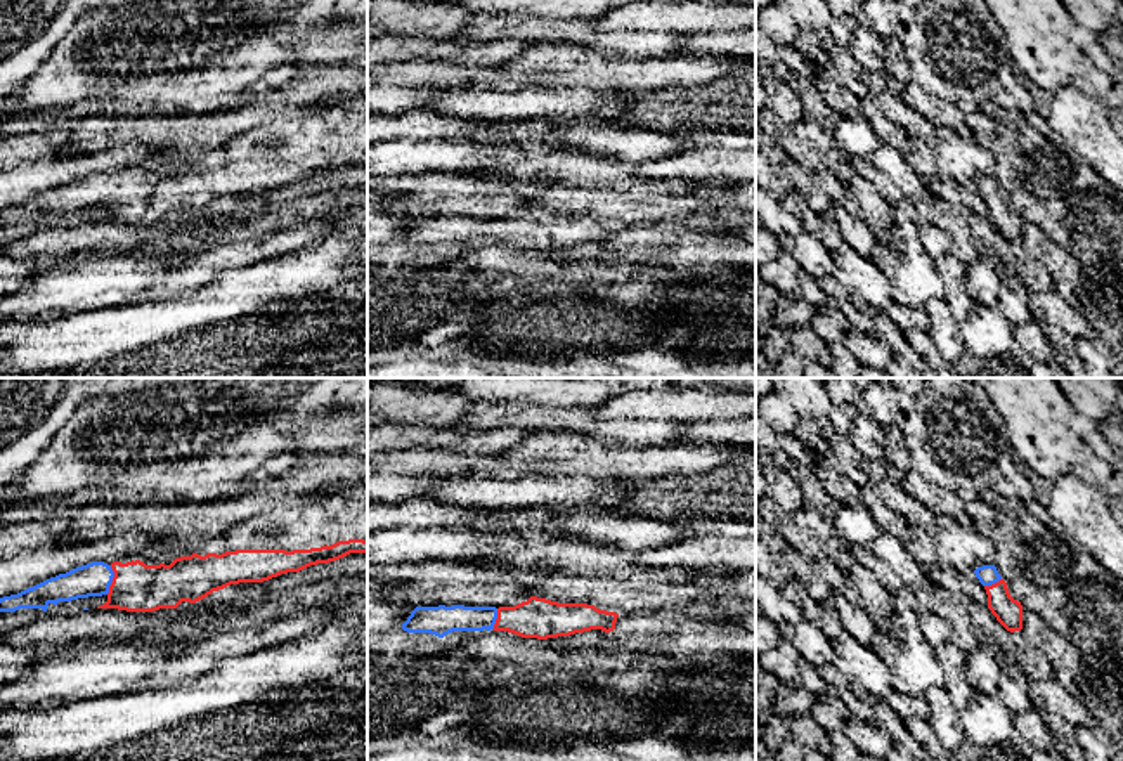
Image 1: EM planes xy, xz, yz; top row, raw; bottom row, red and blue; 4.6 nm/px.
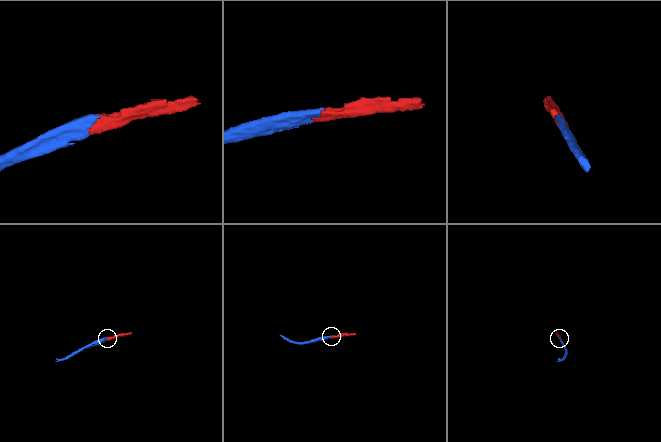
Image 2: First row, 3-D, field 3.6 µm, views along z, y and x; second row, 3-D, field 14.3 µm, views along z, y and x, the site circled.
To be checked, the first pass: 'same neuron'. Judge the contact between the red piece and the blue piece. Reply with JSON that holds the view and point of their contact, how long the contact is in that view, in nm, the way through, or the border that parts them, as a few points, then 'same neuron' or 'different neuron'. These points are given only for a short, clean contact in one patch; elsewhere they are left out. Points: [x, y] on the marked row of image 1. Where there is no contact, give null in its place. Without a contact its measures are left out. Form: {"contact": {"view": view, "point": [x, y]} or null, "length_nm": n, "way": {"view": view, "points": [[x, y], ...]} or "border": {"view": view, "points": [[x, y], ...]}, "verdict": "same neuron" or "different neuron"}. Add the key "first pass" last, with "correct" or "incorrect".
{"contact": {"view": "xy", "point": [113, 579]}, "length_nm": 140, "way": {"view": "xy", "points": [[136, 586], [113, 579], [92, 579]]}, "verdict": "same neuron", "first pass": "correct"}

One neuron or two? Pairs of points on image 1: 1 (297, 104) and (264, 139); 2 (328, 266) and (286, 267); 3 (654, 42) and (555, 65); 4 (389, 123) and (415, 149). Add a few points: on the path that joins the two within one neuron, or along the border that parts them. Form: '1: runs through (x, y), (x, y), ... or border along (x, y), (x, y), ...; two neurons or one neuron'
1: border along (286, 111), (250, 130); two neurons
2: runs through (318, 267), (297, 267); one neuron
3: border along (564, 44), (583, 44), (610, 56), (643, 58); two neurons
4: border along (446, 137), (397, 137), (385, 141); two neurons

